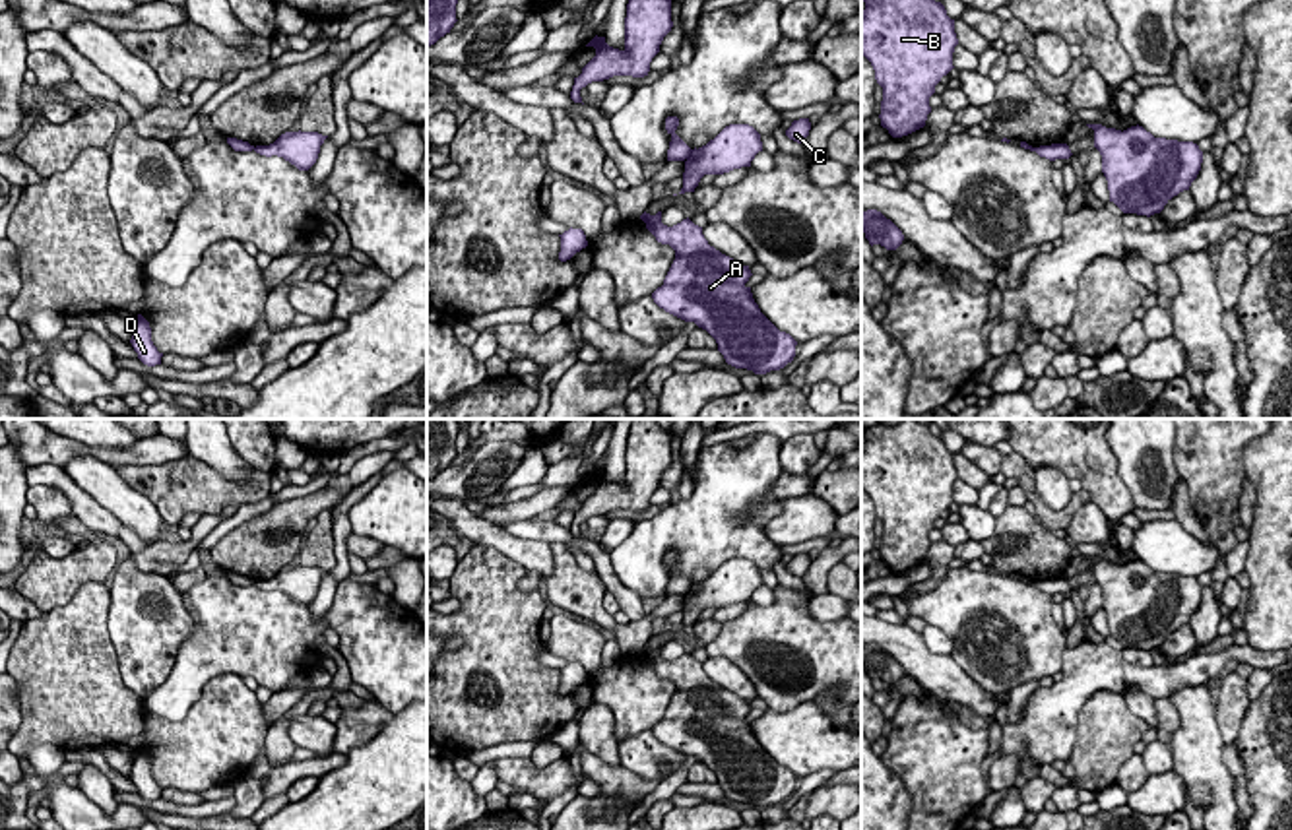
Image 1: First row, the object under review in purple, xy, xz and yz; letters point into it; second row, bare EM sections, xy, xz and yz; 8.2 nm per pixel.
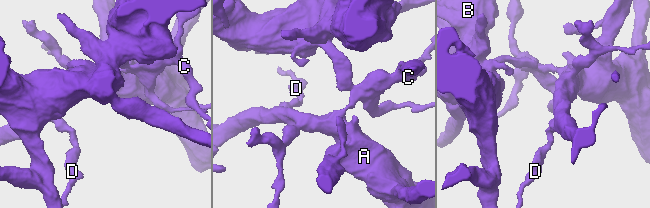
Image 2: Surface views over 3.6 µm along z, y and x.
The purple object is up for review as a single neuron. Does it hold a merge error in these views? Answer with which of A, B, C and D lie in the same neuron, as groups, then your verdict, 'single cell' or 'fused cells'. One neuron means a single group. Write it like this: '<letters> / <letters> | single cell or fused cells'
A C D / B | fused cells

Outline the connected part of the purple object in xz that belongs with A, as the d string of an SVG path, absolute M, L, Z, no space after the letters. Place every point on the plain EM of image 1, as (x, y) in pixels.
M644 646L640 654L658 677L675 685L663 719L652 727L660 743L706 764L735 803L766 809L793 795L797 776L760 747L745 719L749 700L710 681L689 652L673 661L662 657L662 646Z

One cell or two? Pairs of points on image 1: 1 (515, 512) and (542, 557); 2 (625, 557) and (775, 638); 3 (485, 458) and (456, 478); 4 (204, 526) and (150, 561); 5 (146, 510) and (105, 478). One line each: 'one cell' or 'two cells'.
1: two cells
2: two cells
3: one cell
4: one cell
5: one cell

